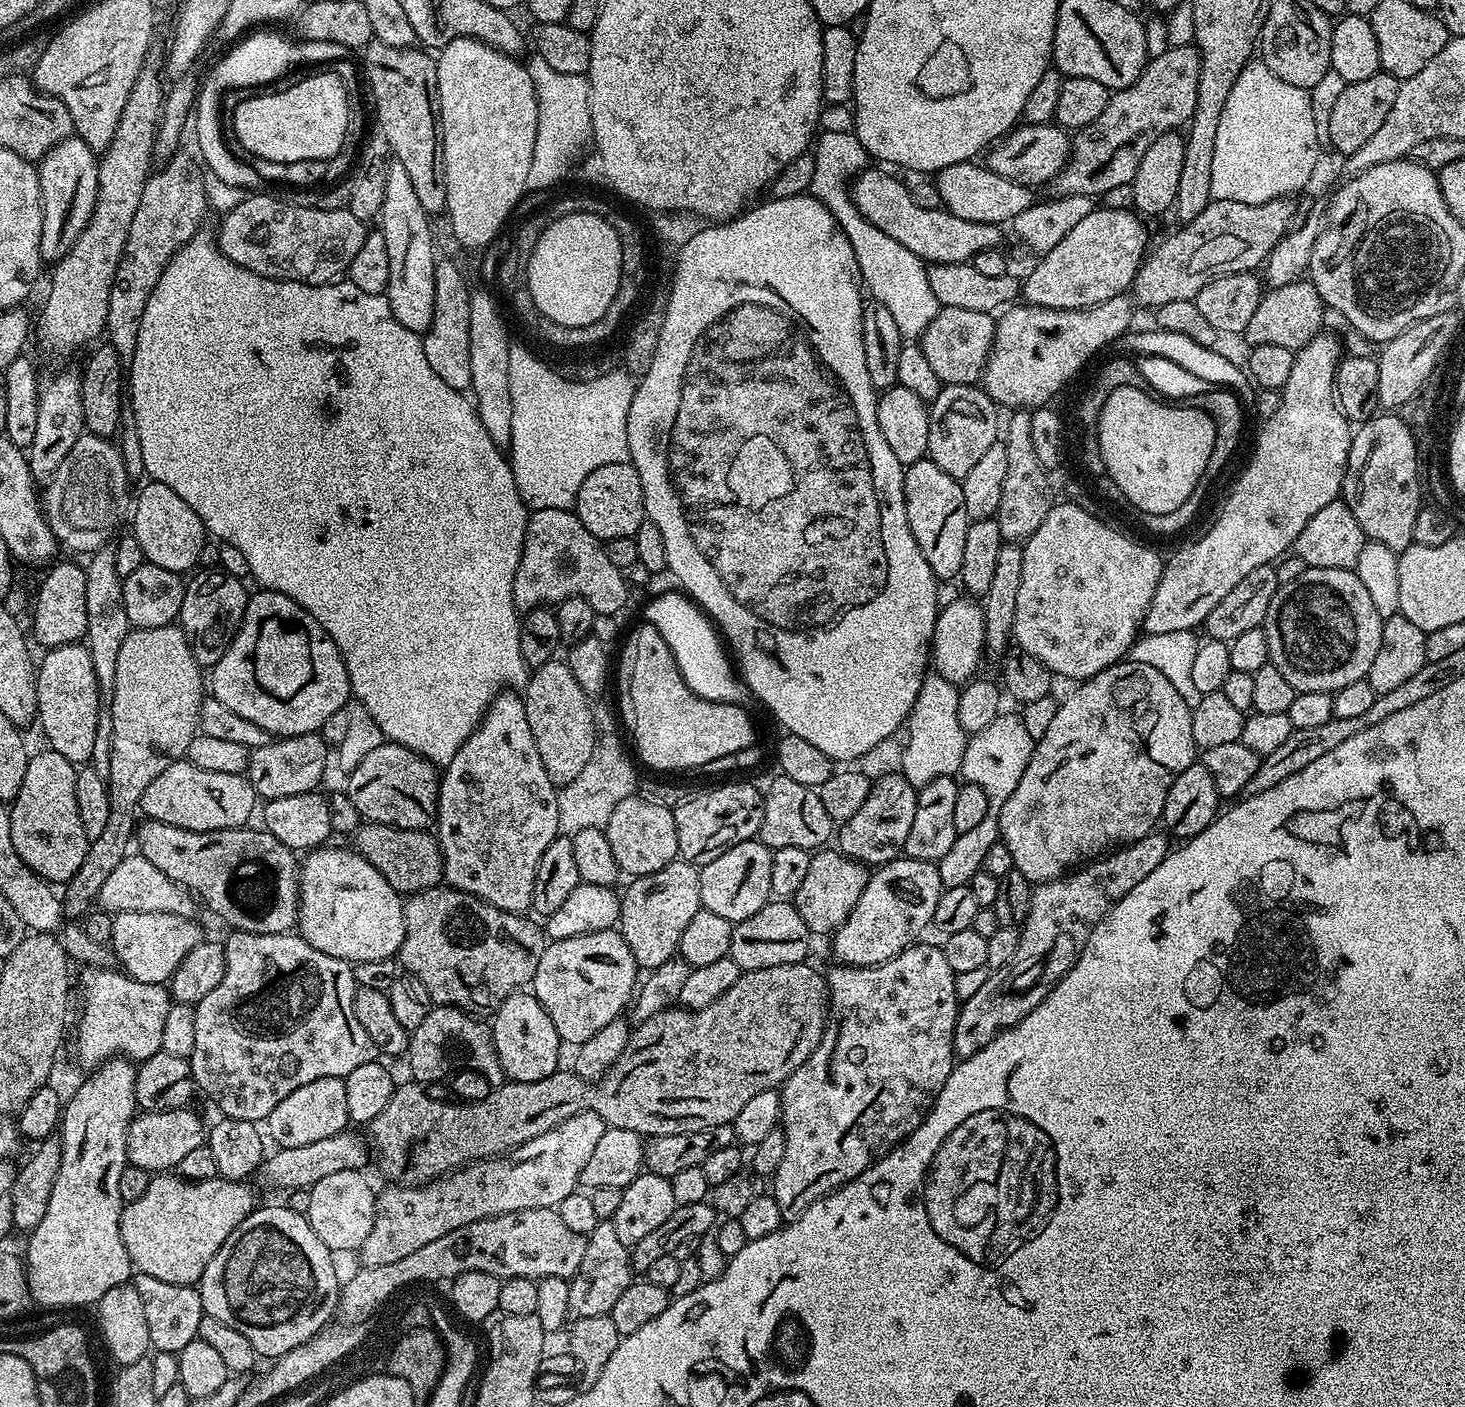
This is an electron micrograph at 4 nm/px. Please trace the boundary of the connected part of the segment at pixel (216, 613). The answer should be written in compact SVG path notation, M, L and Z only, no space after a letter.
M200 570L191 579L184 586L178 627L186 634L186 642L201 669L211 670L222 658L222 654L226 654L242 622L242 614L246 614L250 592L244 589L245 581L223 570Z

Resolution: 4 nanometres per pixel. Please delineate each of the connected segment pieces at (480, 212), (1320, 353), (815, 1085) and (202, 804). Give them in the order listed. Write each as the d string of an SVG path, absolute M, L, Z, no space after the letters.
M454 38L443 48L439 49L435 57L436 62L436 94L438 101L438 131L442 141L444 154L444 181L446 182L446 217L452 223L452 232L456 240L464 248L478 248L484 250L491 242L495 241L503 230L508 215L516 208L516 203L523 198L528 188L528 175L530 174L530 162L534 158L534 138L538 134L538 102L534 82L530 78L527 67L519 64L516 56L507 56L505 52L499 52L497 48L491 48L489 44L483 44L481 40L466 38Z
M1321 334L1306 342L1306 346L1295 349L1295 353L1290 378L1286 378L1286 386L1280 392L1278 410L1259 425L1256 449L1248 465L1241 470L1240 477L1233 482L1216 521L1205 530L1201 540L1167 557L1158 590L1154 590L1154 598L1144 615L1142 628L1147 635L1199 629L1210 610L1214 610L1214 606L1218 606L1218 602L1222 602L1222 598L1226 598L1226 594L1230 594L1250 570L1279 561L1295 545L1298 534L1302 534L1302 526L1306 526L1322 506L1341 495L1353 429L1336 403L1336 368L1342 359L1340 344L1334 337Z
M917 942L911 948L905 948L894 958L869 968L854 968L851 964L840 964L835 967L826 972L830 1009L828 1026L824 1029L814 1054L810 1054L810 1058L806 1058L806 1062L802 1062L802 1066L798 1066L798 1070L791 1072L779 1089L780 1124L786 1138L786 1155L783 1156L782 1166L778 1166L776 1175L771 1177L770 1194L778 1202L778 1210L782 1210L782 1218L785 1222L797 1220L814 1201L823 1200L828 1193L836 1191L843 1184L849 1184L850 1181L856 1180L871 1164L876 1163L887 1152L892 1151L896 1145L912 1135L912 1131L928 1115L928 1109L932 1107L932 1102L942 1090L942 1086L946 1086L946 1078L950 1078L954 1061L957 1059L954 1036L955 1022L960 1010L956 999L956 973L950 970L950 965L946 962L946 954L939 943Z
M185 758L175 760L173 764L166 766L166 770L162 770L162 774L158 774L158 778L154 778L150 786L146 786L146 794L142 794L138 808L149 820L166 822L170 826L182 826L195 832L209 832L245 827L251 821L248 819L251 818L256 804L258 808L258 797L247 775L214 774L214 770L198 770L198 766L194 766Z

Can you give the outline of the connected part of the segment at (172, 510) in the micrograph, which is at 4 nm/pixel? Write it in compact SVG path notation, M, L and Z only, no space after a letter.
M155 482L145 485L145 488L134 496L134 507L130 512L131 535L138 538L138 546L142 546L142 554L147 563L162 566L162 570L191 573L199 565L202 546L206 543L203 522L198 518L198 514L194 514L194 510L190 510L190 506L186 506L186 502L182 502L182 498L178 498L178 494L174 494L174 490L170 490L170 486Z

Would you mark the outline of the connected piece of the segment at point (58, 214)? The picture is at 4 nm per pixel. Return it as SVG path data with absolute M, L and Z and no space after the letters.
M73 134L67 136L62 142L58 142L58 146L54 146L39 160L38 171L40 173L40 205L44 211L42 214L42 234L40 235L40 258L44 262L48 262L48 260L49 262L55 262L68 253L70 246L74 246L74 242L78 242L78 234L82 234L82 230L86 230L86 226L90 222L90 214L94 214L94 202L98 198L98 156L97 153L90 150L90 146L86 146L84 140Z

